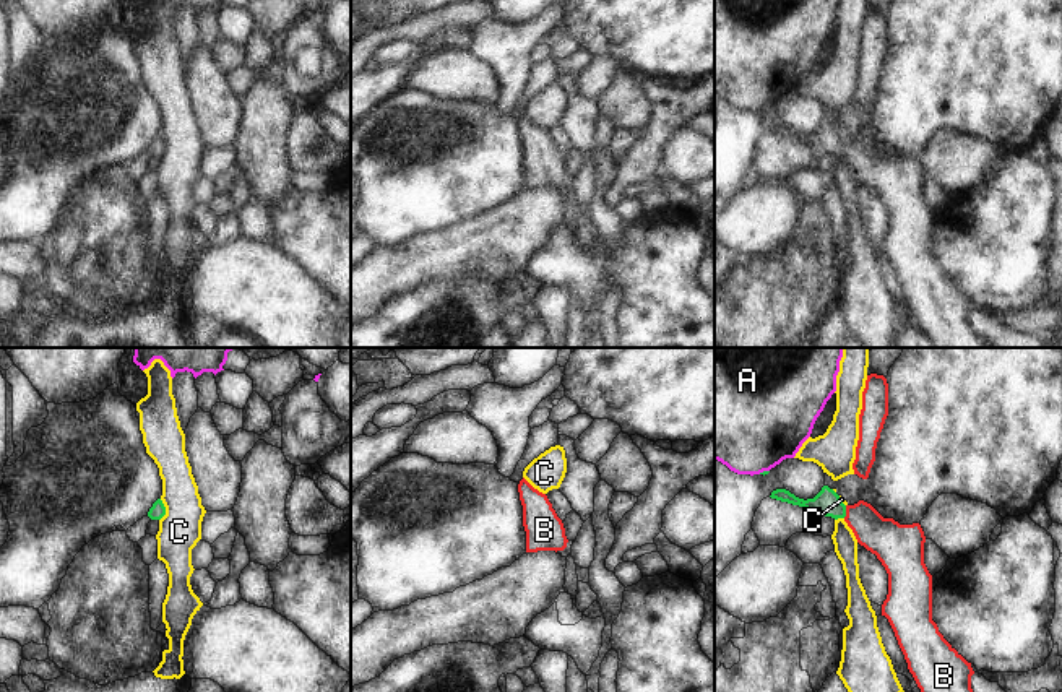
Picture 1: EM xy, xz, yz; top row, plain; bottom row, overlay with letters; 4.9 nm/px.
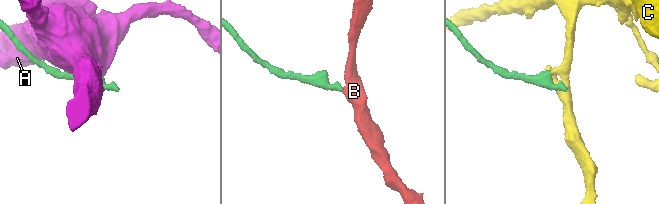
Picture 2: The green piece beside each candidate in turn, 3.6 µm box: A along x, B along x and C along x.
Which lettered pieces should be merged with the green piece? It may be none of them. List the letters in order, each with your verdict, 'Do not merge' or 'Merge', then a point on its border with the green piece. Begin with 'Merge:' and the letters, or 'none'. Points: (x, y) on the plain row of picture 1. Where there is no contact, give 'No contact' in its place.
Merge: B
A: Do not merge. Touches green at yz (764, 108)
B: Merge. Touches green at yz (845, 148)
C: Do not merge. Touches green at xy (164, 147).

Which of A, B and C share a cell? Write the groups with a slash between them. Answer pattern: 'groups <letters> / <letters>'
groups A / B / C

